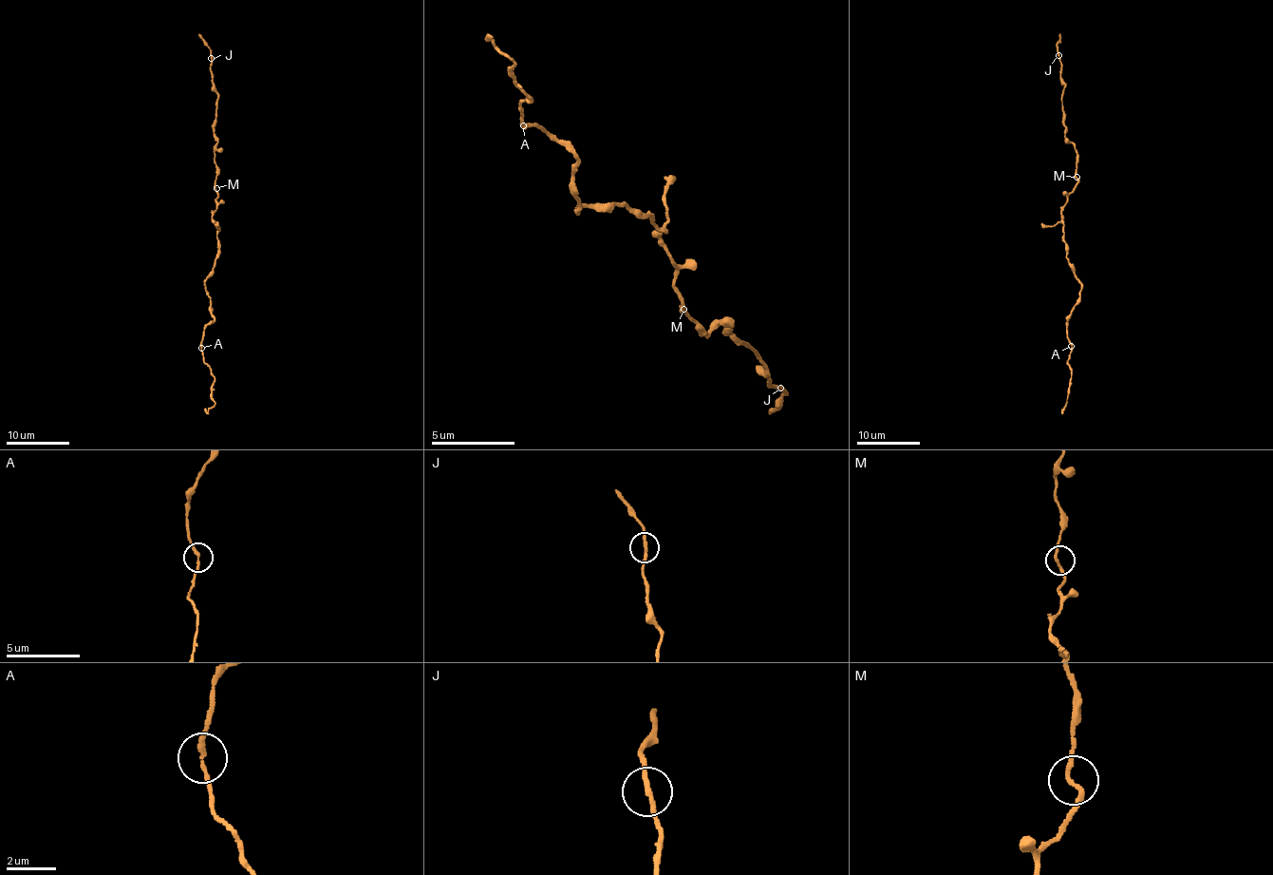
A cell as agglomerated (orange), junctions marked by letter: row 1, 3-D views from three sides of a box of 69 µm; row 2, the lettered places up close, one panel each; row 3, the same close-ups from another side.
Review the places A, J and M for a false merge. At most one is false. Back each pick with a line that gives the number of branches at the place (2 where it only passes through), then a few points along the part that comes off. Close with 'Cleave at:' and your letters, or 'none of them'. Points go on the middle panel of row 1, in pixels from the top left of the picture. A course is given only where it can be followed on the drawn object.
A: 2 | (523, 123), (518, 103), (532, 97), (513, 74), (514, 61), (485, 32)
Cleave at: A

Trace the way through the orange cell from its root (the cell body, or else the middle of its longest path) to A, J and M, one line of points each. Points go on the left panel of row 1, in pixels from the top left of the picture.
A: (217, 227), (218, 256), (204, 283), (214, 319), (203, 331), (201, 348)
J: (217, 227), (212, 213), (217, 195), (214, 153), (217, 91), (212, 83), (211, 58)
M: (217, 227), (212, 218), (216, 209), (216, 188)

